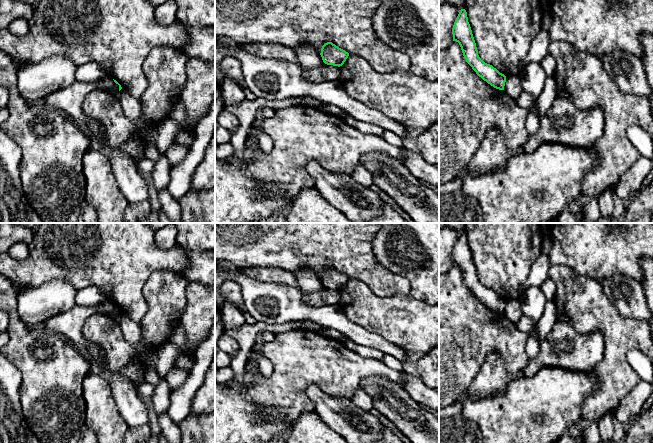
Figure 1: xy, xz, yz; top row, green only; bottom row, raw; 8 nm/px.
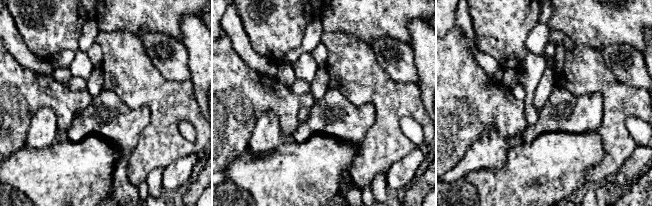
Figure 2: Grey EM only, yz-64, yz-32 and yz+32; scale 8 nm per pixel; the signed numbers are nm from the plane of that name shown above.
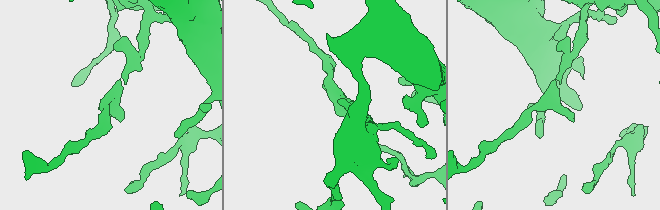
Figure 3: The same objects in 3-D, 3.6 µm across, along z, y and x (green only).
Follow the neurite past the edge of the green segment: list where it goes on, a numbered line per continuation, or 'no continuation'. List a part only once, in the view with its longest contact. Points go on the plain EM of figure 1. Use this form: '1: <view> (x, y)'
no continuation

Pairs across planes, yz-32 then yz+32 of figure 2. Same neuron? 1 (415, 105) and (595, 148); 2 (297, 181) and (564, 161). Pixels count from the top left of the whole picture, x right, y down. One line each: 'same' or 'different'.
1: different
2: same

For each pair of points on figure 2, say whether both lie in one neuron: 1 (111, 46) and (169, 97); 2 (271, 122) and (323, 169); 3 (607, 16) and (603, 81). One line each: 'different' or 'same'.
1: same
2: different
3: different

